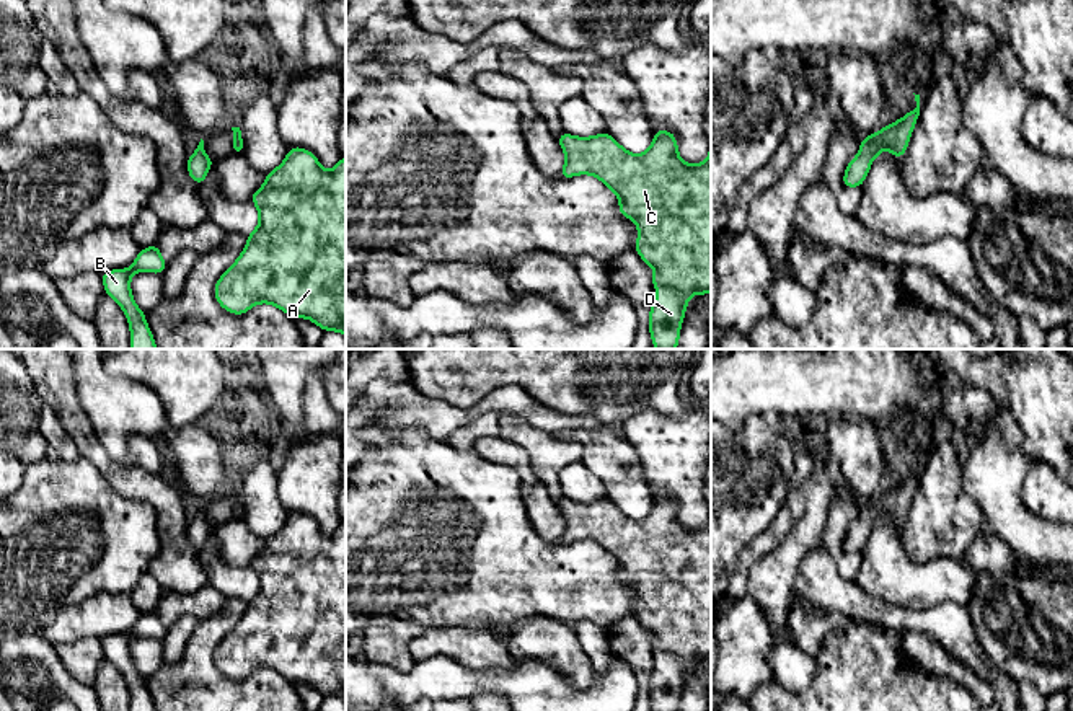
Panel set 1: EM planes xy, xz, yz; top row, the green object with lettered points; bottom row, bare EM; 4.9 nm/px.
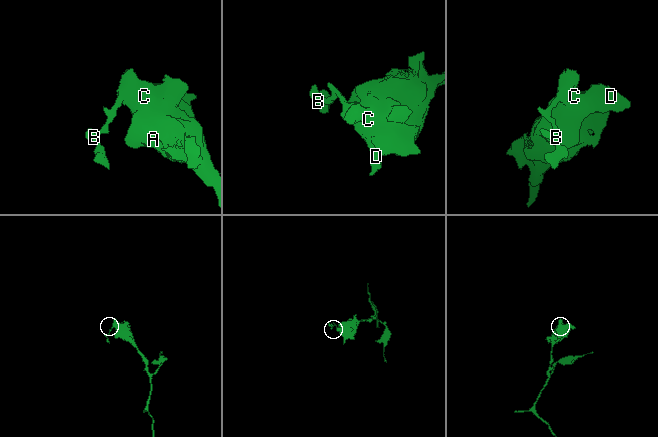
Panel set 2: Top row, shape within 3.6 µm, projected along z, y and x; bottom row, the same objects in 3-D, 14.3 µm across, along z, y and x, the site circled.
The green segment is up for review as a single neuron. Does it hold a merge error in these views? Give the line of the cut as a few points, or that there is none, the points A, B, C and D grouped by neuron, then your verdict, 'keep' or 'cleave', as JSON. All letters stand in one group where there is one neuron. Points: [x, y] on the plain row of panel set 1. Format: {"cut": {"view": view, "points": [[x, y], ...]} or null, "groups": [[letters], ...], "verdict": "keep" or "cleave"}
{"cut": null, "groups": [["A", "B", "C", "D"]], "verdict": "keep"}

